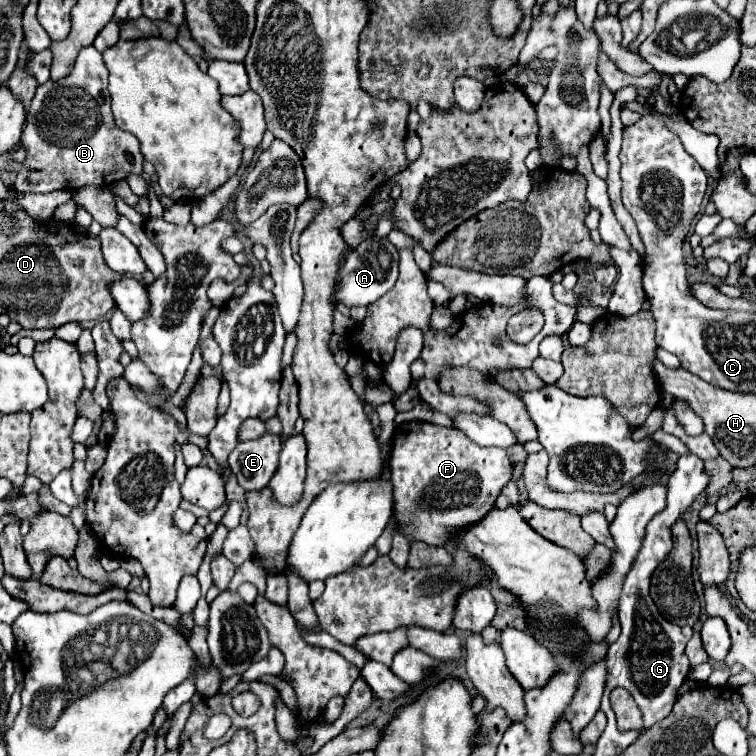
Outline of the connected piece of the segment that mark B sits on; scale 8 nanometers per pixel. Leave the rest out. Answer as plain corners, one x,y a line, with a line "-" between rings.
93,46
79,52
67,78
57,82
49,80
37,86
31,108
27,110
21,146
27,150
27,156
15,178
15,190
19,194
53,190
75,192
89,184
111,186
131,174
143,174
139,140
113,124
111,98
107,92
107,66

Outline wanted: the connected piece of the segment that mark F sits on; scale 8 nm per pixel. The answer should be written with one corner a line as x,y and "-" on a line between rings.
407,422
395,426
391,452
391,482
395,488
395,518
407,540
419,540
431,546
455,544
461,530
477,524
495,508
495,500
513,476
513,464
501,448
483,448
473,444
463,432
443,428
431,422

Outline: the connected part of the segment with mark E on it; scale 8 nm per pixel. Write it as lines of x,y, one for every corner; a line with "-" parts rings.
265,432
257,440
247,440
235,446
229,454
229,468
245,490
261,490
269,484
277,470
281,438

